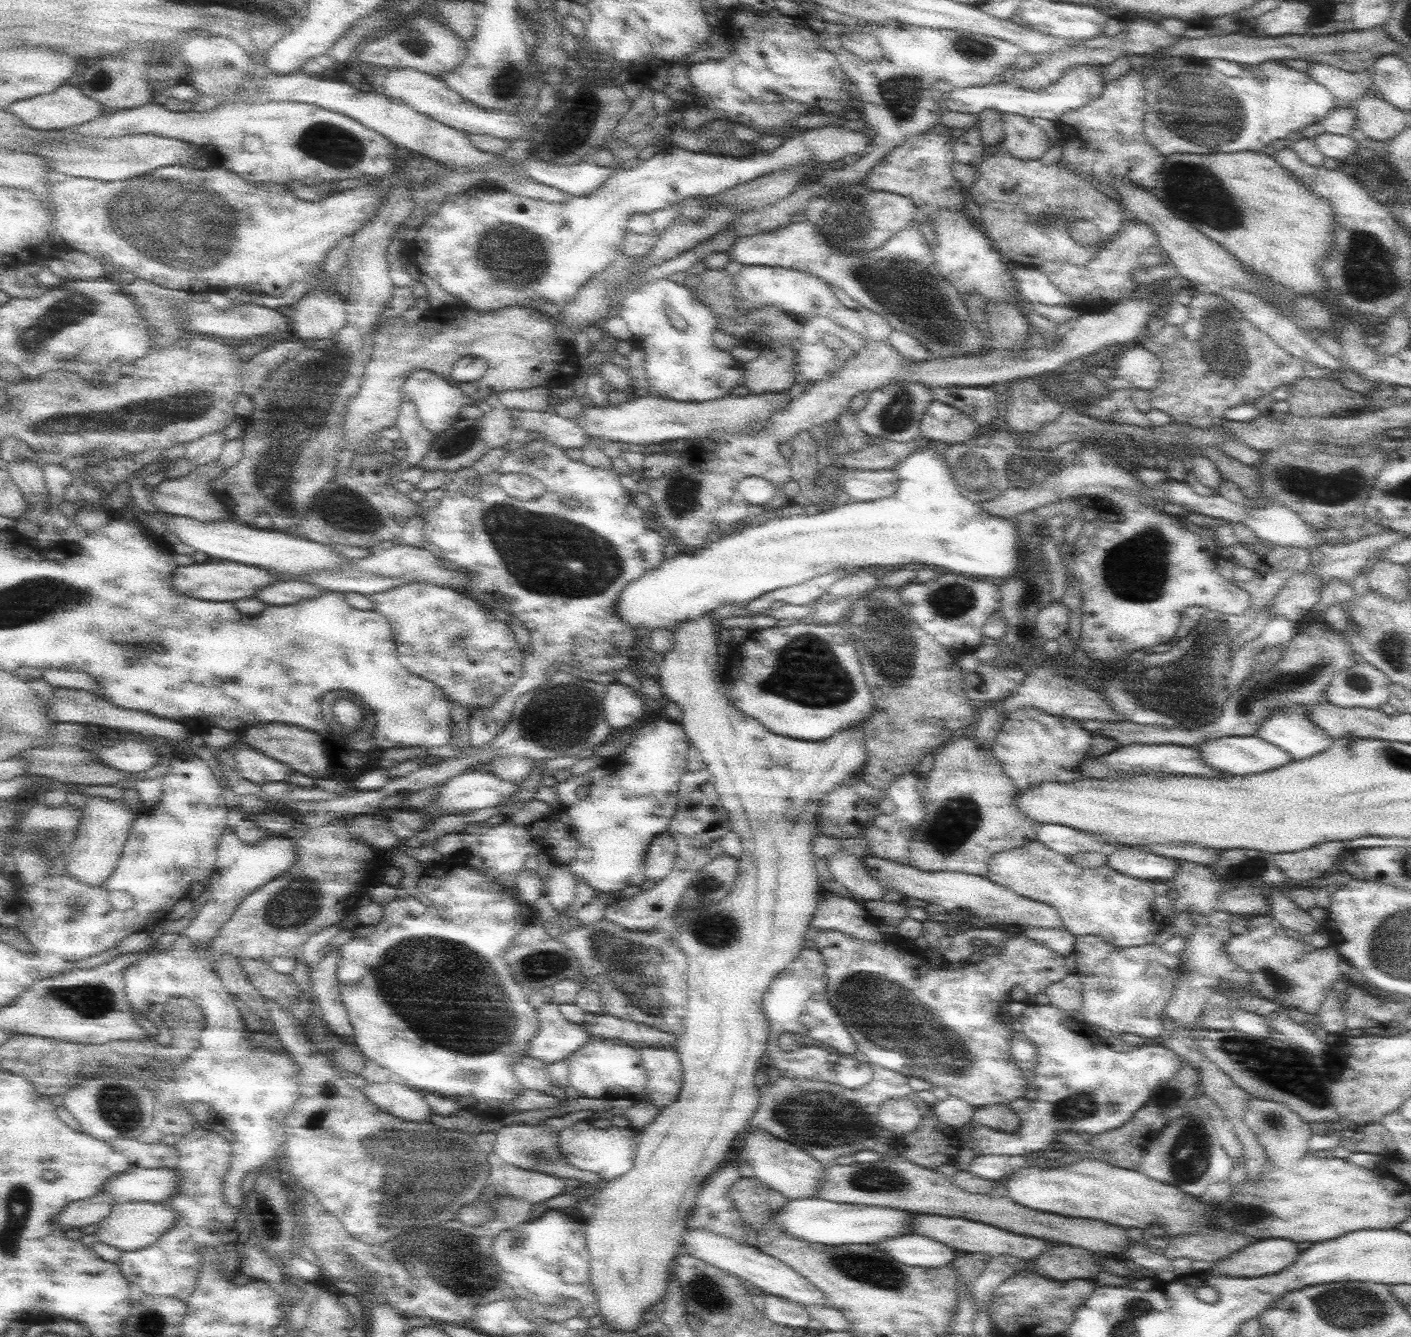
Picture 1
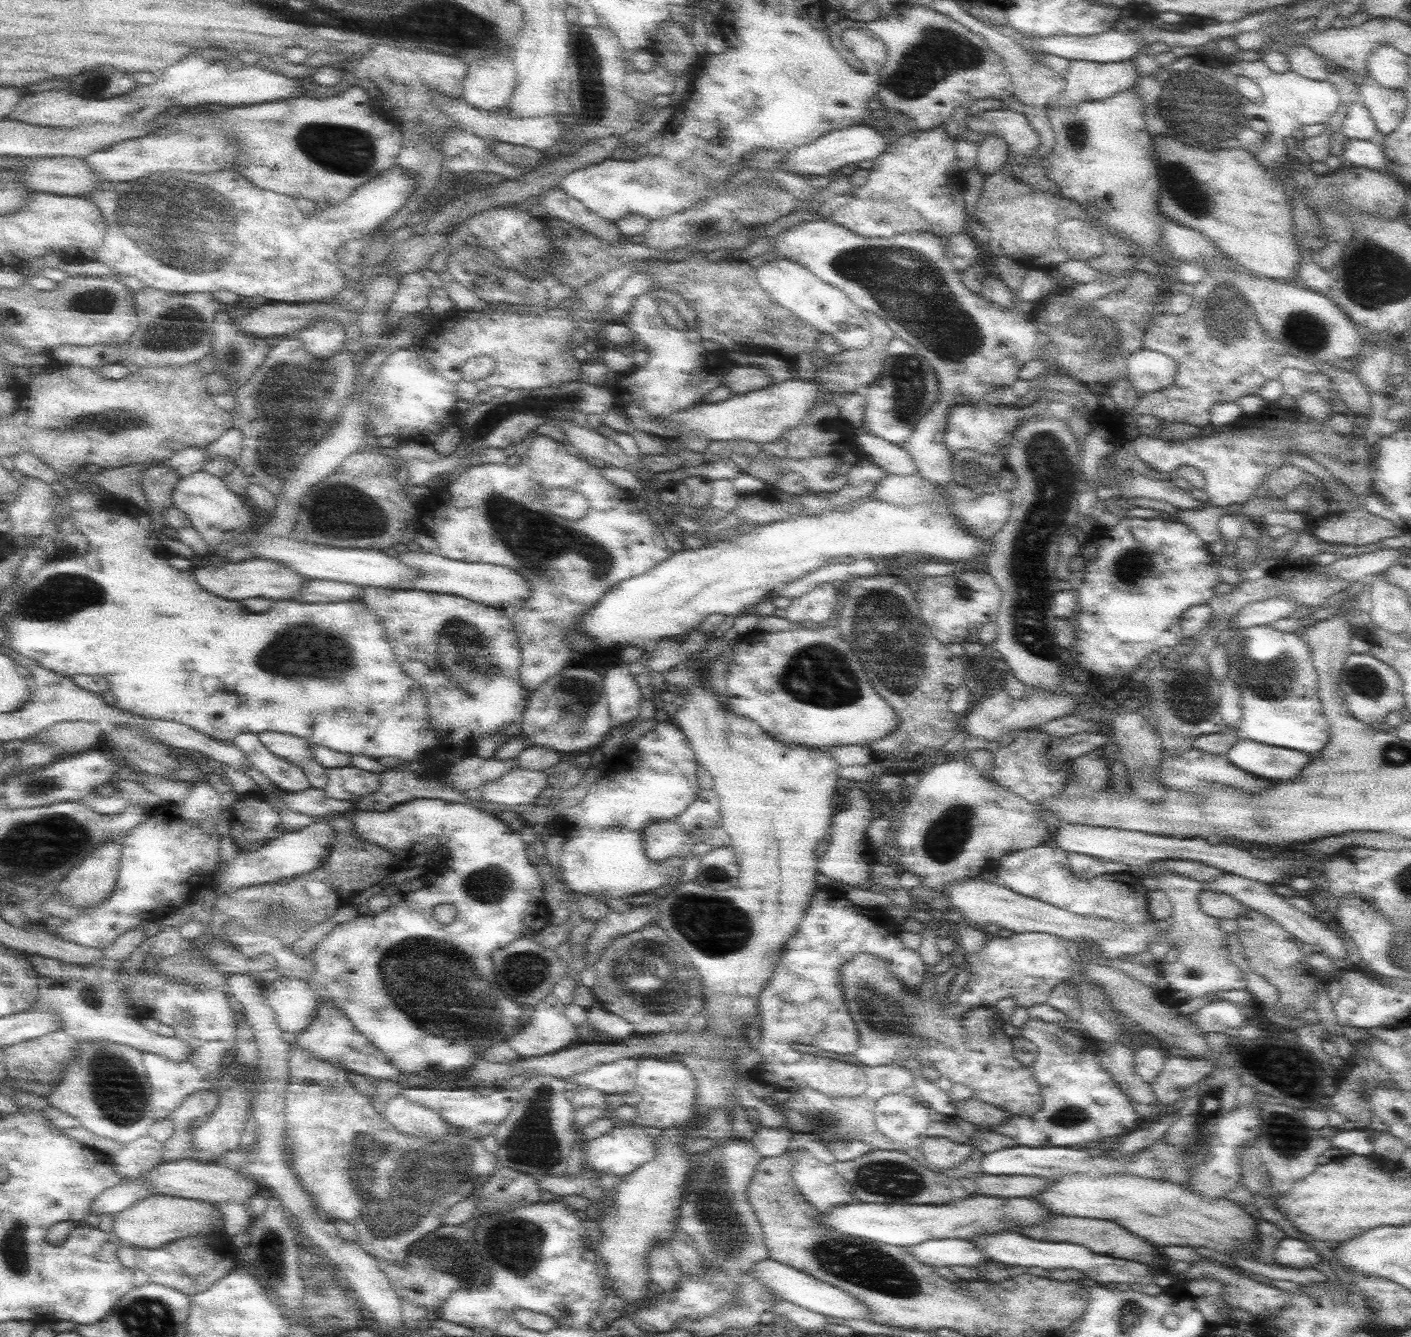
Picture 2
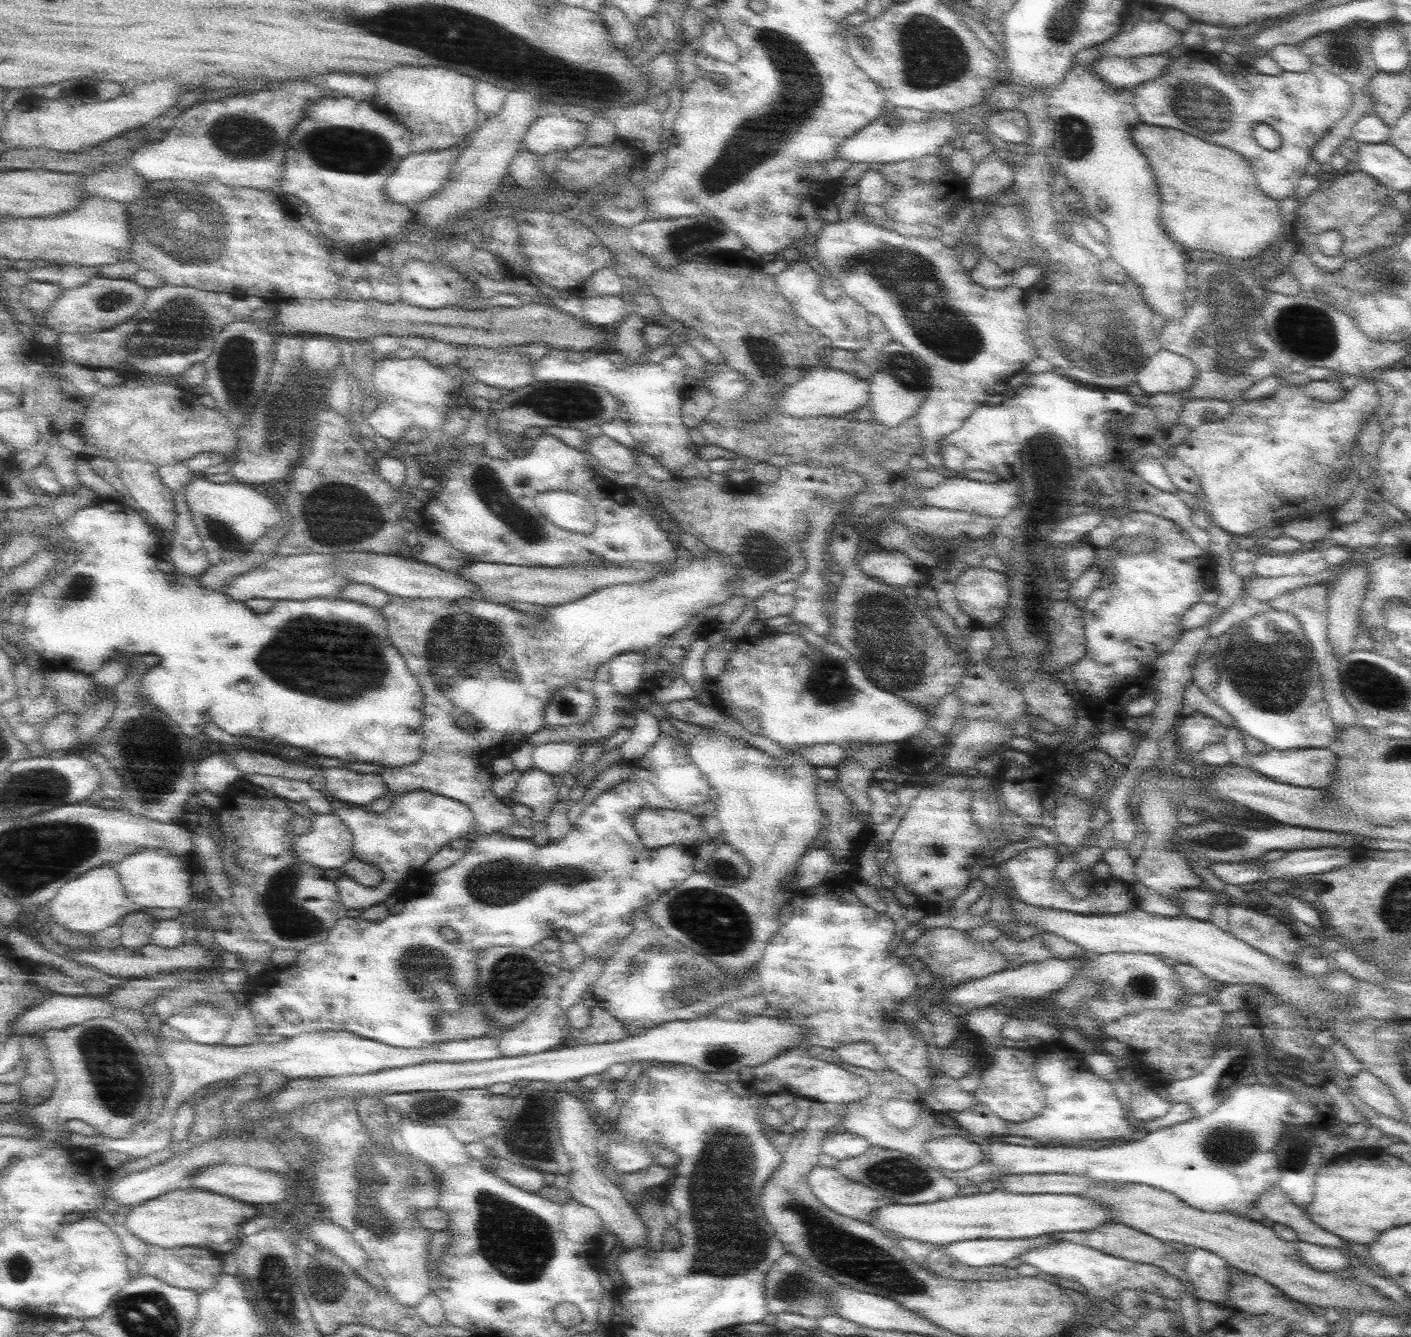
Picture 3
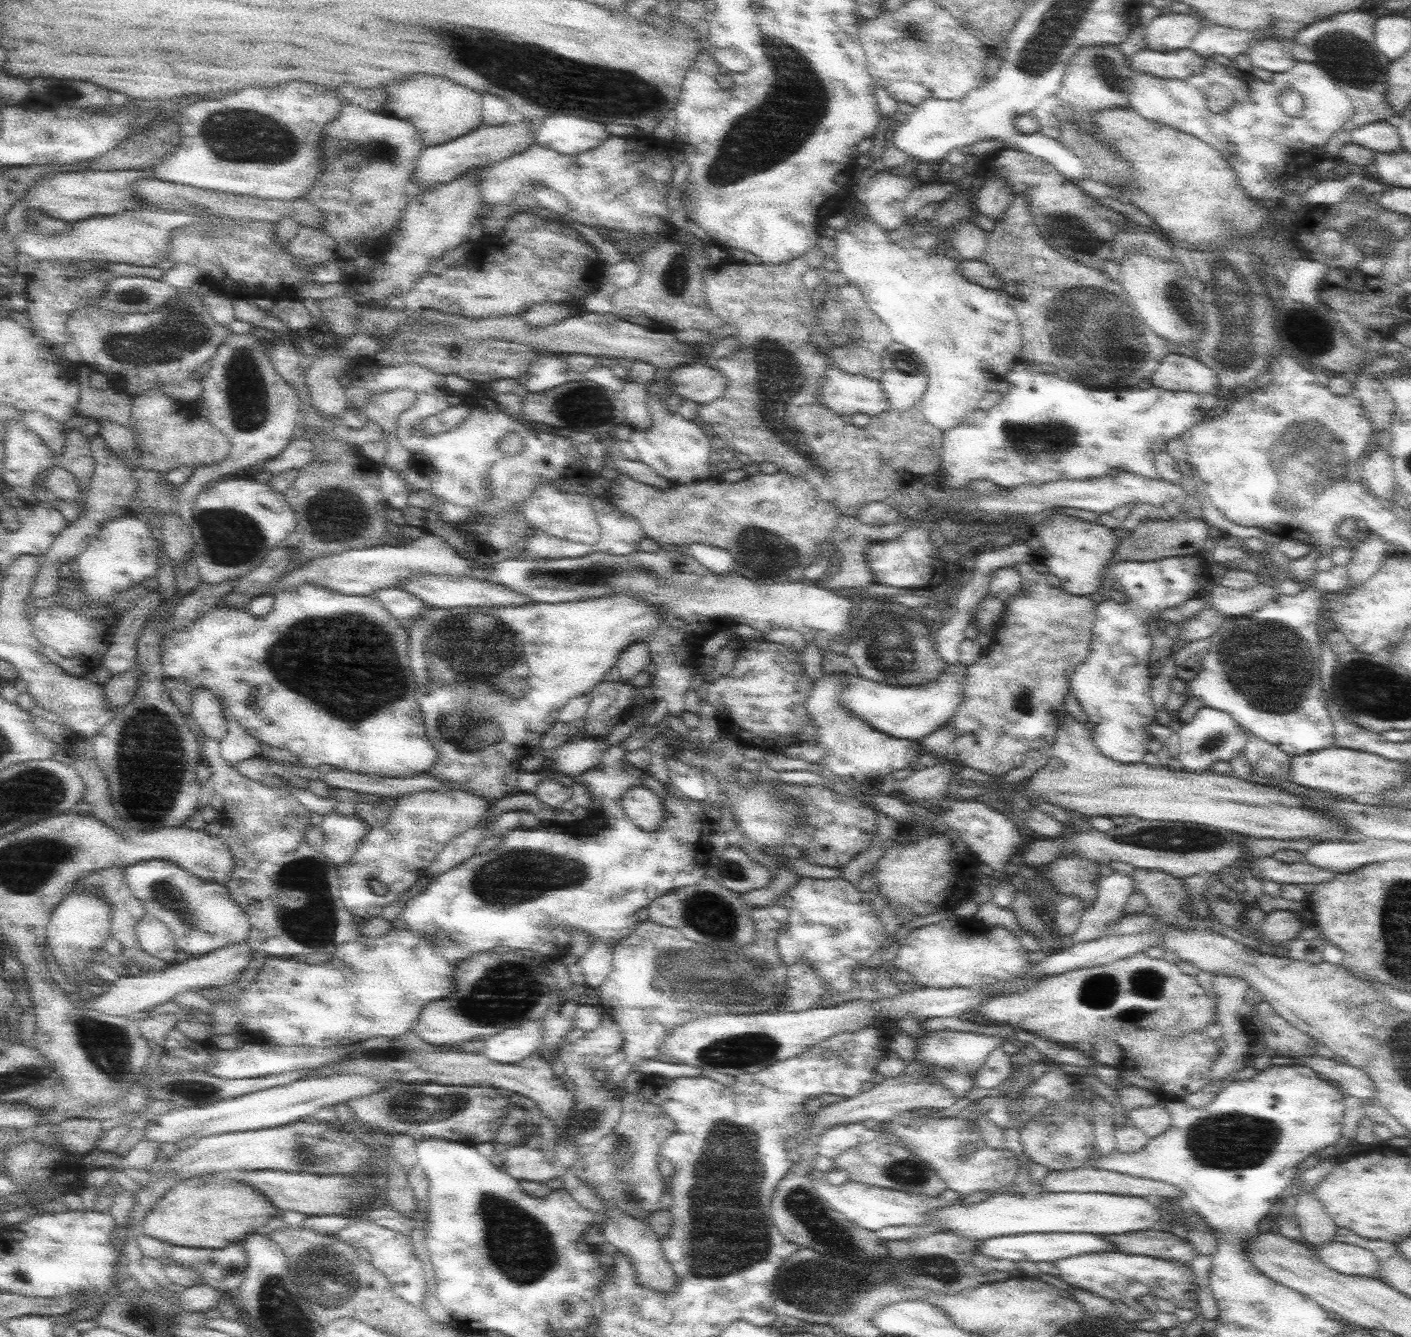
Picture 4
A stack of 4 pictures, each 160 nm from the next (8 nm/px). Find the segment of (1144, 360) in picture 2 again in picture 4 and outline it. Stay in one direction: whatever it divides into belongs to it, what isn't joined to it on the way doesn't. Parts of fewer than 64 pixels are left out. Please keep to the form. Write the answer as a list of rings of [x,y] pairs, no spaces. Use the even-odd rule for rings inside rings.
[[[1171,351],[1150,380],[1154,386],[1169,391],[1219,394],[1219,378],[1213,368],[1200,360]]]

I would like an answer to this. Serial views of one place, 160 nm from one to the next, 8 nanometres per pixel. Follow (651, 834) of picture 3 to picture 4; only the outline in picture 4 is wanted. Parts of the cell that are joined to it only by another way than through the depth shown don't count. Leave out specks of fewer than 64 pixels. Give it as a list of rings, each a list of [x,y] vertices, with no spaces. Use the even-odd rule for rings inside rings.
[[[644,785],[630,787],[621,798],[621,805],[626,816],[642,830],[655,831],[663,825],[664,799]]]

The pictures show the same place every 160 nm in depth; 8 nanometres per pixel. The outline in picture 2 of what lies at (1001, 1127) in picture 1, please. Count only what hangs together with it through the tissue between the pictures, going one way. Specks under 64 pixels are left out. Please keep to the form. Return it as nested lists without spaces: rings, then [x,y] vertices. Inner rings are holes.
[[[974,1096],[956,1104],[956,1112],[958,1112],[959,1118],[974,1125],[990,1128],[1001,1125],[1011,1117],[1009,1112],[992,1104],[982,1102]]]

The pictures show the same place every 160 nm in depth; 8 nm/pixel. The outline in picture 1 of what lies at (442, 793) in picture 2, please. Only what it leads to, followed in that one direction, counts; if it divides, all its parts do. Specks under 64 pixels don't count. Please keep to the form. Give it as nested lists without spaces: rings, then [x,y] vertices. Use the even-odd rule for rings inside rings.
[[[418,582],[369,597],[372,599],[373,609],[383,614],[393,628],[399,661],[412,674],[431,680],[440,687],[450,704],[461,704],[471,713],[481,708],[490,708],[521,677],[523,646],[516,640],[510,625],[462,591]]]

